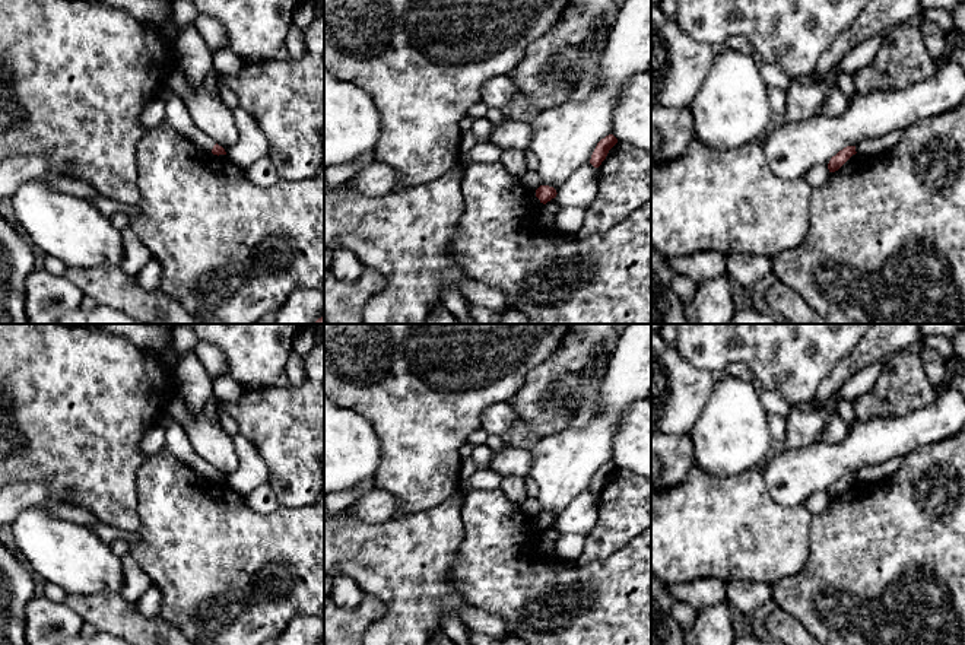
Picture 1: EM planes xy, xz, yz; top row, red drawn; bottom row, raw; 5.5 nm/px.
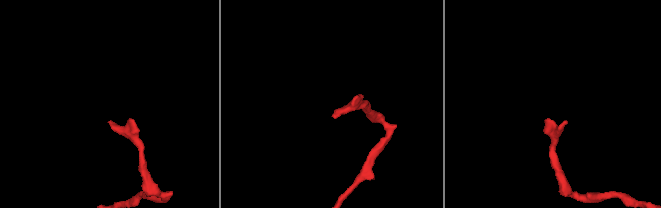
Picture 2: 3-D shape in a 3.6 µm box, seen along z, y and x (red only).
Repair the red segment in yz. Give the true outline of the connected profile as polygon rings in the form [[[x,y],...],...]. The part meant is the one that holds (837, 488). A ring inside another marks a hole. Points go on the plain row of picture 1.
[[[847,473],[831,484],[828,490],[829,499],[838,498],[853,482],[856,482],[856,473]]]

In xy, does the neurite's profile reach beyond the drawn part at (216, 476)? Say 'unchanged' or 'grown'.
grown

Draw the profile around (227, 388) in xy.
[[[228,372],[213,381],[213,395],[219,403],[234,404],[241,398],[241,384]]]

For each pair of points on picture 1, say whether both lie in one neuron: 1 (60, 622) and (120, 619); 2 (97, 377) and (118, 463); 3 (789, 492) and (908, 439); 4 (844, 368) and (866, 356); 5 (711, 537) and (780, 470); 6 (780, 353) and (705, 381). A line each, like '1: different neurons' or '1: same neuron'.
1: different neurons
2: same neuron
3: same neuron
4: same neuron
5: different neurons
6: different neurons

